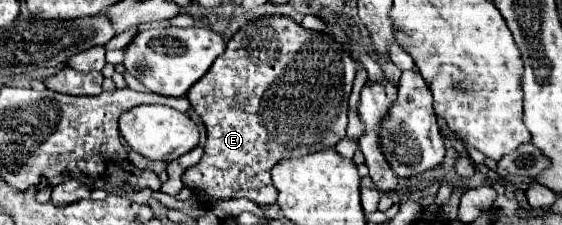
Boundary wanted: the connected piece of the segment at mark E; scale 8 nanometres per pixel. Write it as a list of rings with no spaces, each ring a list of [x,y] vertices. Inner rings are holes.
[[[260,16],[260,18],[254,18],[250,22],[246,22],[232,38],[230,42],[226,44],[226,50],[222,56],[218,56],[218,62],[214,62],[214,66],[210,68],[210,74],[206,74],[206,78],[200,78],[198,84],[194,84],[188,92],[188,100],[192,104],[192,108],[198,112],[198,116],[202,118],[202,122],[206,124],[206,130],[208,130],[208,140],[206,140],[206,146],[204,146],[204,154],[200,158],[198,164],[186,168],[184,176],[182,176],[182,182],[184,186],[188,188],[194,188],[198,192],[204,194],[204,198],[200,198],[200,202],[204,204],[210,204],[212,200],[220,198],[220,200],[232,200],[232,198],[248,198],[260,206],[266,206],[266,204],[274,204],[276,198],[278,198],[278,190],[274,188],[272,184],[272,178],[270,178],[270,170],[274,164],[282,162],[282,160],[288,160],[288,158],[300,158],[300,156],[306,156],[306,154],[312,154],[312,152],[320,152],[320,150],[326,150],[326,148],[334,148],[344,136],[346,136],[346,126],[348,126],[348,118],[346,118],[346,112],[348,112],[348,98],[350,98],[350,92],[352,92],[352,82],[354,82],[354,76],[356,76],[356,62],[352,60],[352,56],[344,50],[344,46],[340,46],[334,38],[330,38],[328,34],[322,34],[322,32],[314,32],[314,30],[306,30],[302,28],[296,20],[288,18],[288,16]]]

